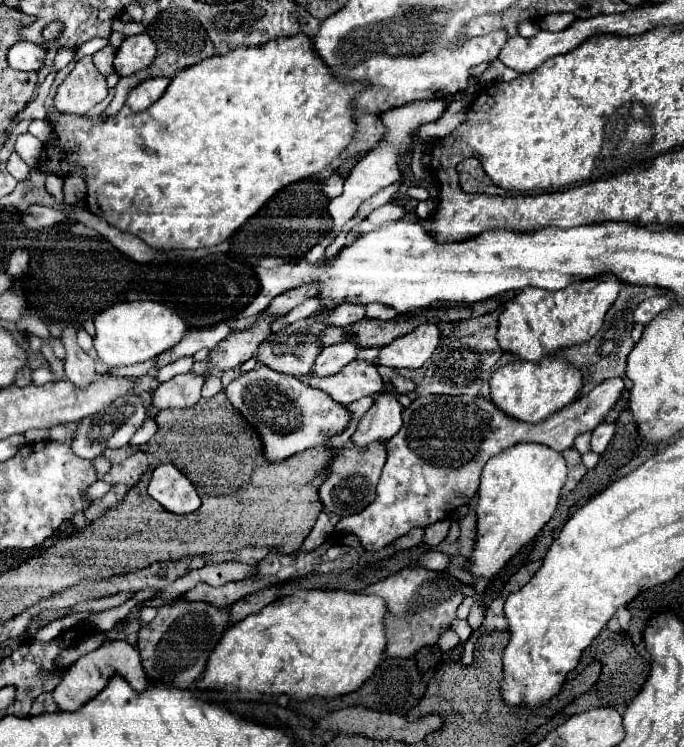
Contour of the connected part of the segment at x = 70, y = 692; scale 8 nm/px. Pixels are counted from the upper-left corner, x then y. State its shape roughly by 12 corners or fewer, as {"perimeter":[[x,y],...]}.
{"perimeter":[[106,642],[78,658],[54,688],[60,710],[78,710],[110,674],[146,688],[140,654]]}

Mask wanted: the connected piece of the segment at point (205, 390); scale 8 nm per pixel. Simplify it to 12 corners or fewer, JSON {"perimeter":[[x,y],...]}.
{"perimeter":[[216,376],[206,378],[202,396],[212,398],[222,390],[222,382]]}

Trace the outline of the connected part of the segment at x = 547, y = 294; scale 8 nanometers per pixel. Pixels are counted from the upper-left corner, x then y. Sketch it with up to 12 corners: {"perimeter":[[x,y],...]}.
{"perimeter":[[616,276],[528,286],[498,316],[502,350],[540,360],[590,340]]}

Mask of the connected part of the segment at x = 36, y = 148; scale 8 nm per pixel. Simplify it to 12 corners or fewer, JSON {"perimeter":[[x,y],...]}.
{"perimeter":[[32,134],[16,138],[16,152],[30,168],[40,166],[44,144]]}

